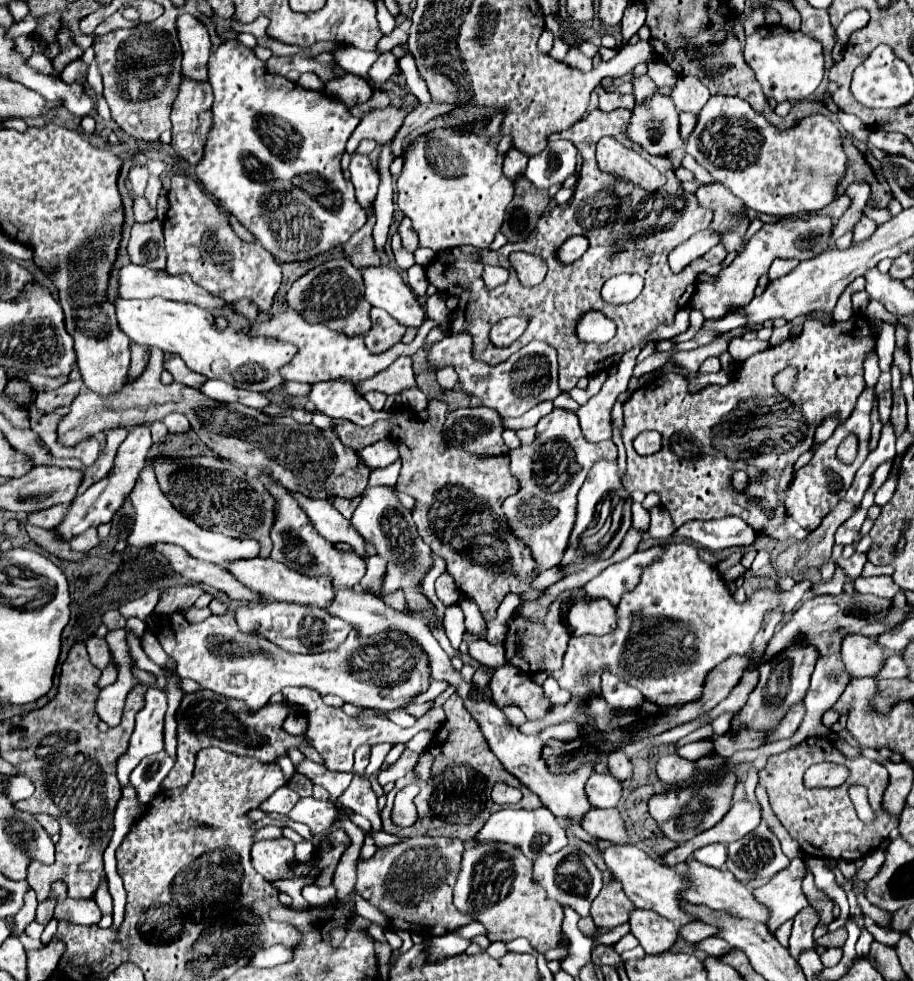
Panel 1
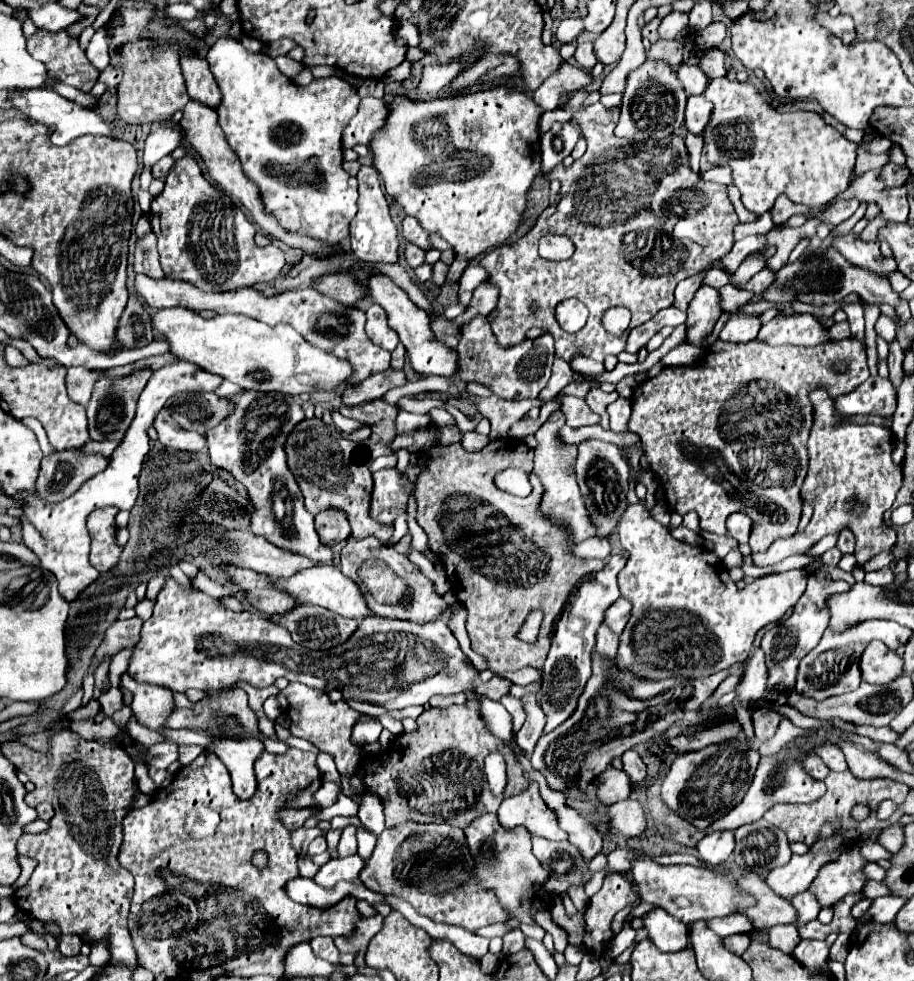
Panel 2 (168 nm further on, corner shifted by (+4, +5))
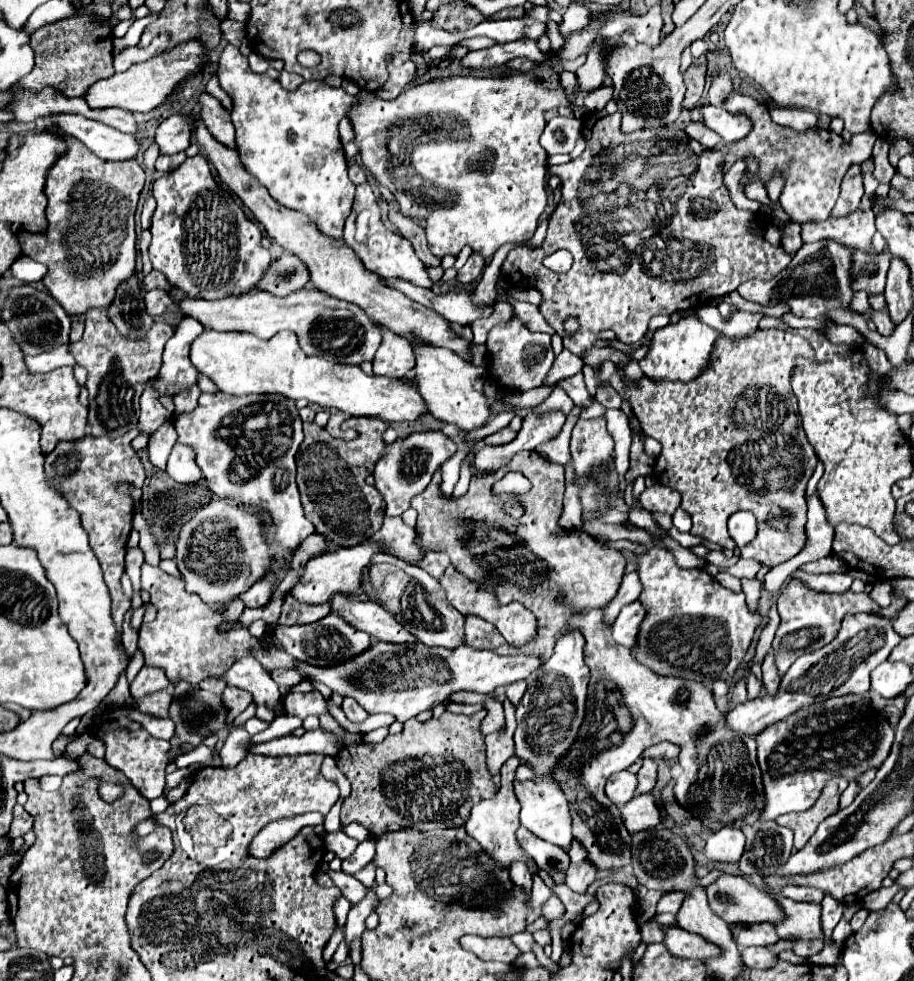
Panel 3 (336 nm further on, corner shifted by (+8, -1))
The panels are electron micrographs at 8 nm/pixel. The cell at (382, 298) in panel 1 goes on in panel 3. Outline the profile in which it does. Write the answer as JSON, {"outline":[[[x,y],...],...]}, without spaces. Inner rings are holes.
{"outline":[[[413,345],[413,349],[417,357],[417,365],[413,369],[417,389],[427,401],[431,415],[443,423],[455,425],[459,433],[469,433],[483,427],[491,419],[491,401],[483,393],[483,385],[487,379],[485,367],[467,363],[453,351],[433,345]]]}

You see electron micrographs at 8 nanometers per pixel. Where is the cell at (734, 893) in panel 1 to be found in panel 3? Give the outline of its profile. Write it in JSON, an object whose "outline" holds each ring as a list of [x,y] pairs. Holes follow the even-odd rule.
{"outline":[[[773,893],[773,895],[785,911],[785,919],[781,923],[775,923],[779,937],[787,941],[797,941],[797,939],[823,941],[825,939],[823,927],[821,927],[821,905],[797,903],[797,901],[785,899],[781,893]]]}

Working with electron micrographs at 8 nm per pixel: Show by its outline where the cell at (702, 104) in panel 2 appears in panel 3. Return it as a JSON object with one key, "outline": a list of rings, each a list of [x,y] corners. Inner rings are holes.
{"outline":[[[705,105],[701,109],[701,113],[703,113],[703,123],[711,131],[719,133],[725,143],[739,141],[739,139],[747,137],[747,133],[751,131],[751,119],[747,115],[727,113],[725,109],[713,107],[713,105]]]}

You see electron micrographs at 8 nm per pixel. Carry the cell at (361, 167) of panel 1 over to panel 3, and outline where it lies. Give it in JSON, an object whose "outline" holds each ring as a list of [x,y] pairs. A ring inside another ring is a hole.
{"outline":[[[369,183],[357,185],[355,205],[353,205],[351,215],[347,217],[343,239],[357,253],[357,257],[363,261],[363,265],[369,271],[373,271],[373,273],[377,273],[377,275],[381,275],[385,279],[405,279],[405,281],[411,281],[413,285],[423,287],[423,289],[433,289],[435,287],[435,283],[429,279],[429,273],[427,273],[425,265],[415,255],[411,243],[407,239],[403,239],[401,235],[385,229],[385,225],[381,223],[379,205],[377,205],[377,199],[375,199]]]}

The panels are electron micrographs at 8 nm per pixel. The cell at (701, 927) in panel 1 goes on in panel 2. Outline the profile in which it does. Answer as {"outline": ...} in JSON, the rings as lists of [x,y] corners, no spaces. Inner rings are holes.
{"outline":[[[727,915],[727,917],[719,917],[719,919],[709,919],[707,927],[717,933],[719,937],[729,937],[735,933],[747,933],[753,929],[751,921],[745,915]]]}

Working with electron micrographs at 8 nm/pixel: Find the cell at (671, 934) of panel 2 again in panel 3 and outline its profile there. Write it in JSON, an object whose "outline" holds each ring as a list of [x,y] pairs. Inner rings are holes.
{"outline":[[[677,927],[669,929],[663,943],[671,955],[681,959],[707,961],[707,957],[719,957],[719,949],[715,949],[711,941],[703,941],[703,937],[695,933],[687,933],[685,929],[677,929]]]}

